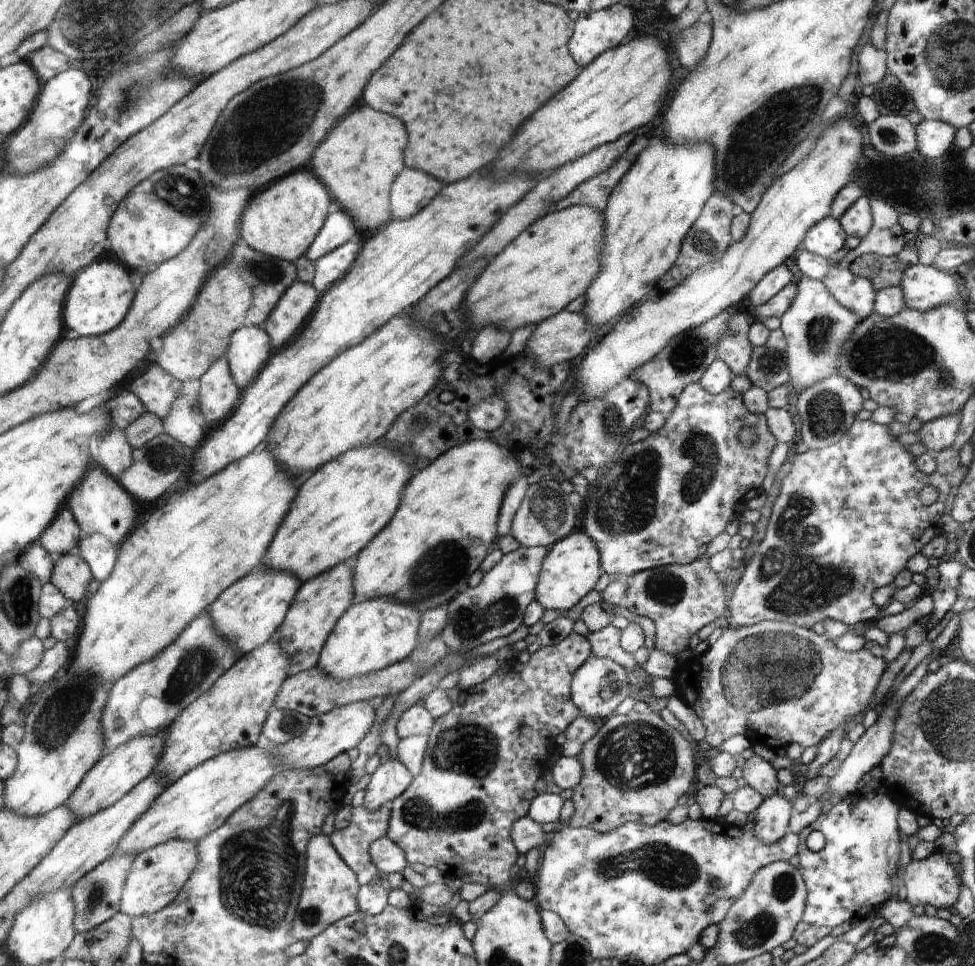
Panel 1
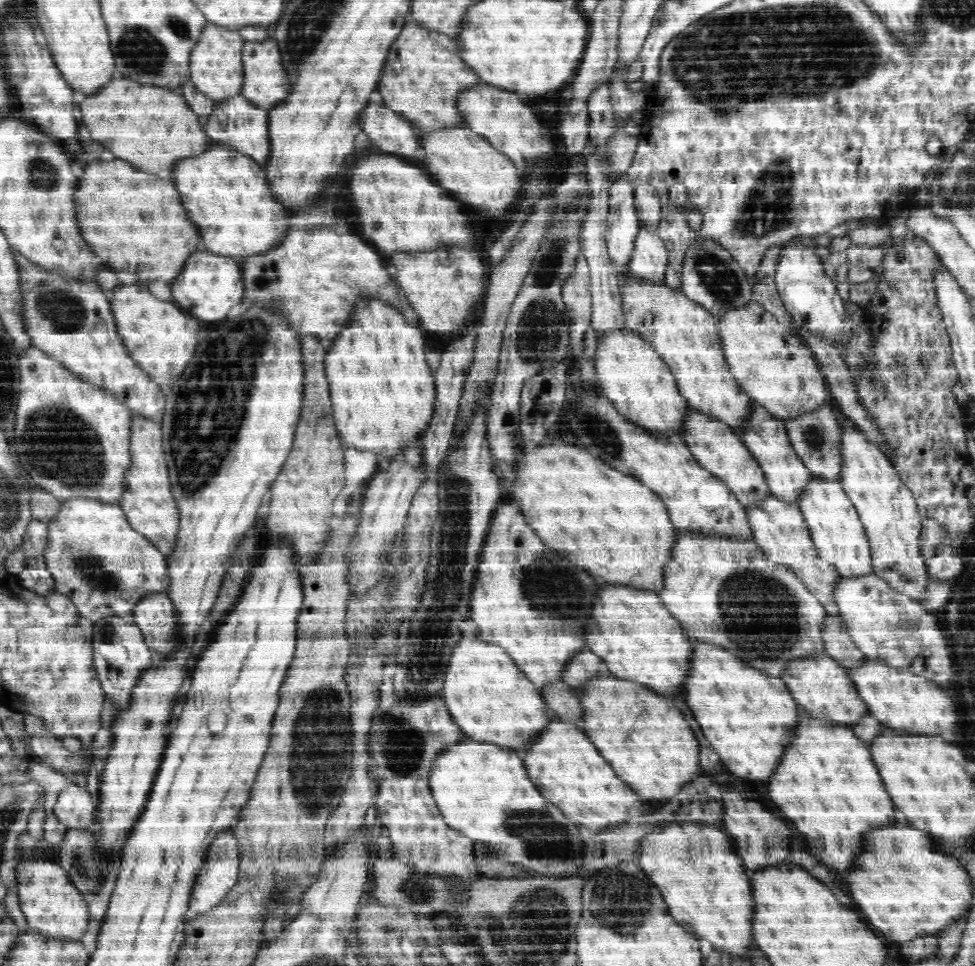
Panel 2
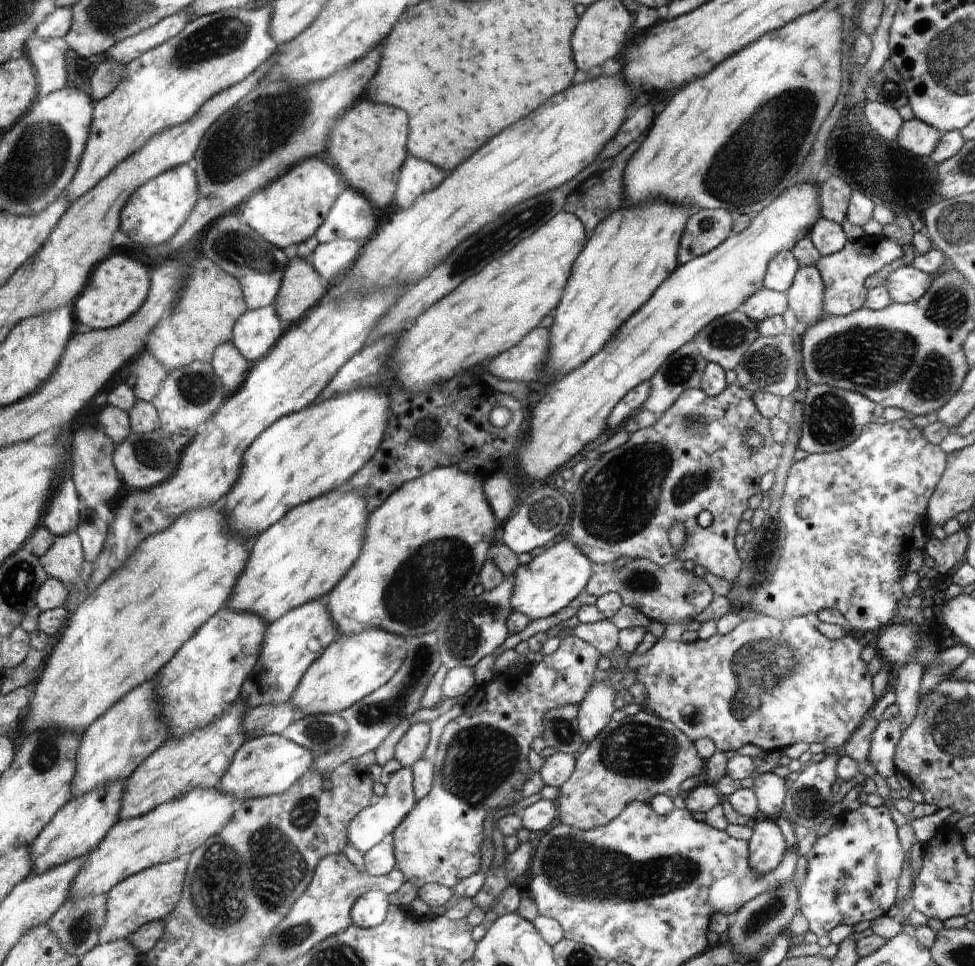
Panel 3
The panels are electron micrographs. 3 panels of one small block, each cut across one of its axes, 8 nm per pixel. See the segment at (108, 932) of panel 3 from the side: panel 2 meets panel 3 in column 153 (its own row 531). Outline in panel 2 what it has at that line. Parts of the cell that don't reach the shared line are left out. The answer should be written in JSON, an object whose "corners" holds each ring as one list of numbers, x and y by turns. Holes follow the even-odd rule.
{"corners":[[848,422,844,425,845,440,845,472,842,472,842,478,839,481,850,495,854,506,861,516,861,522,864,524,866,534,868,535,872,549,872,560,876,576,883,578,890,583,892,588,906,593,913,599,924,599,929,594,930,572,928,568,929,559,924,555,922,549,922,513,918,510,918,503,914,493,902,482,898,475,896,467,888,457,872,443,866,436,852,424]]}

